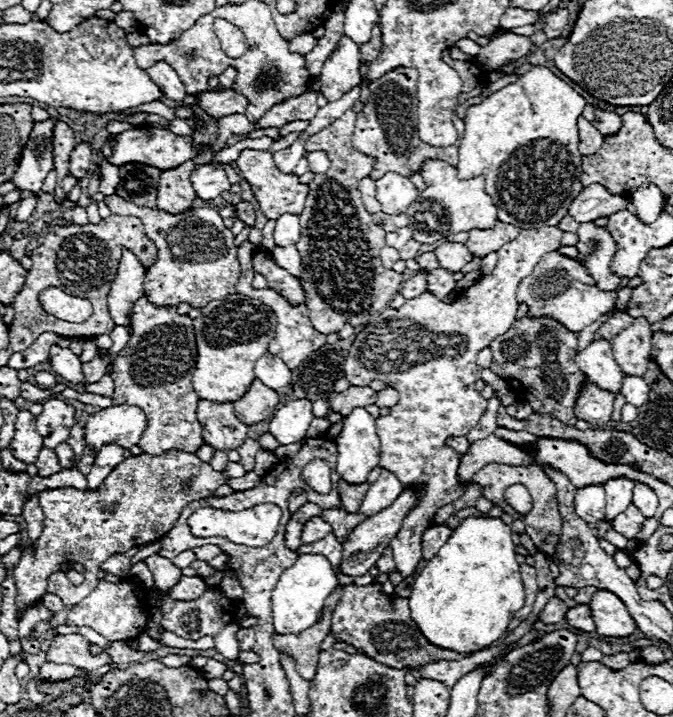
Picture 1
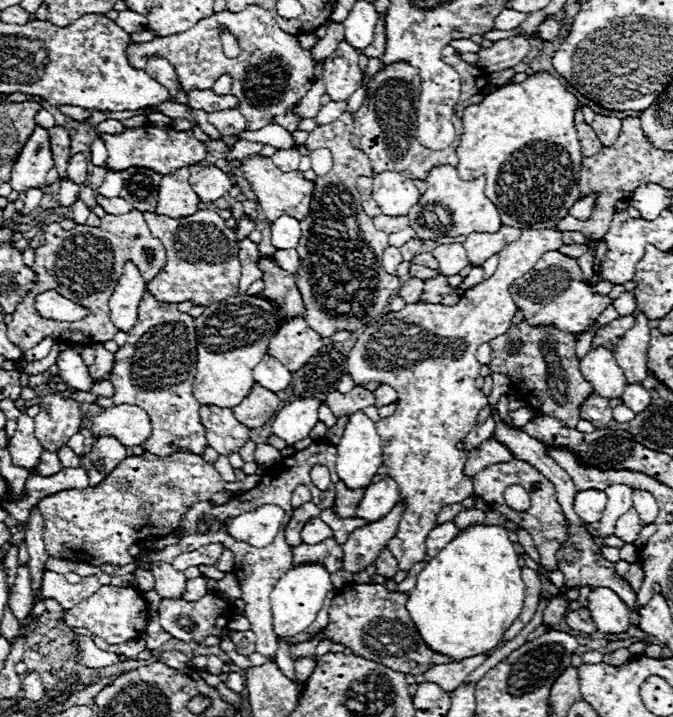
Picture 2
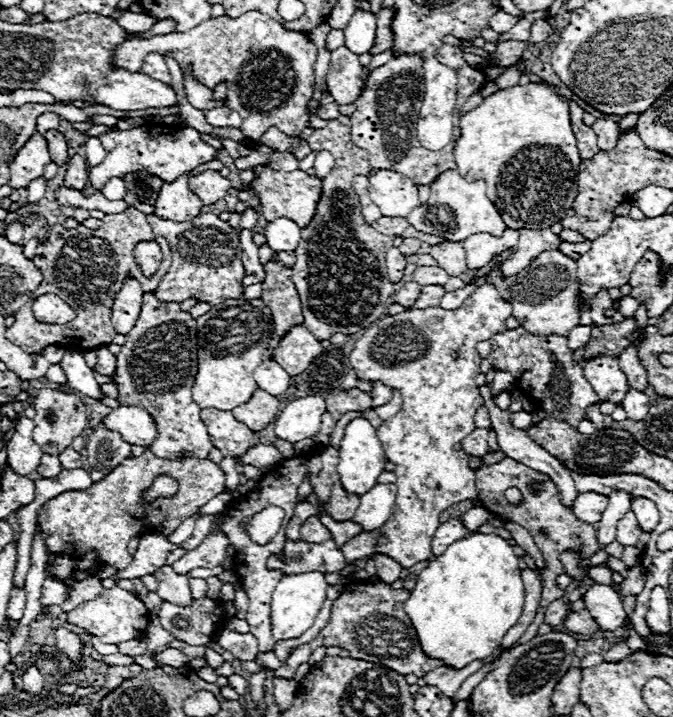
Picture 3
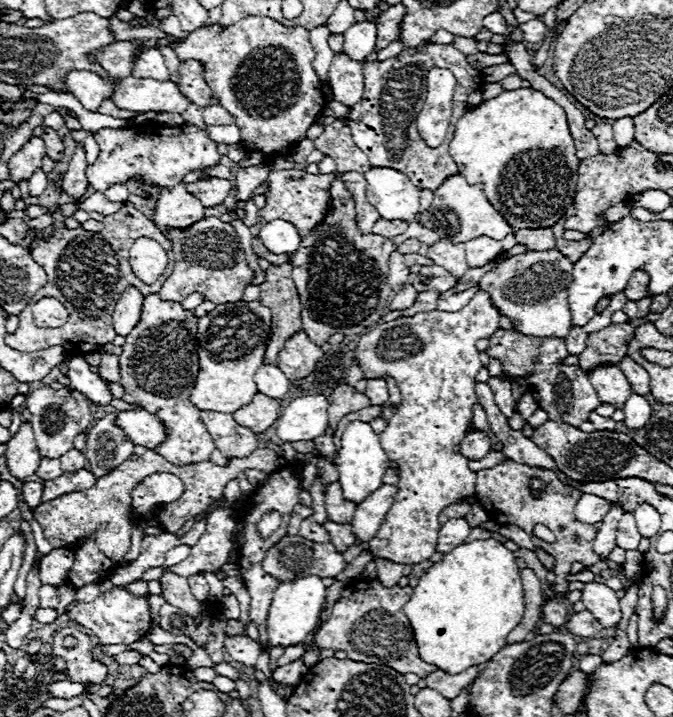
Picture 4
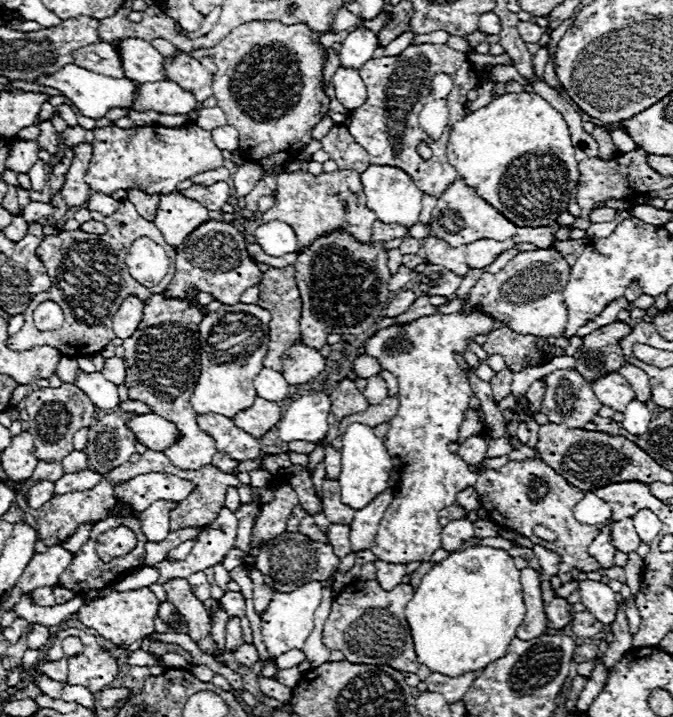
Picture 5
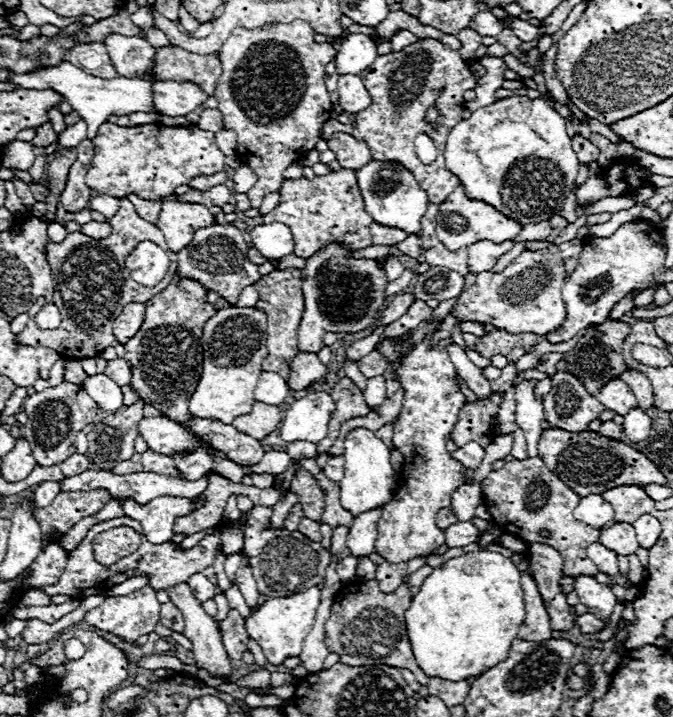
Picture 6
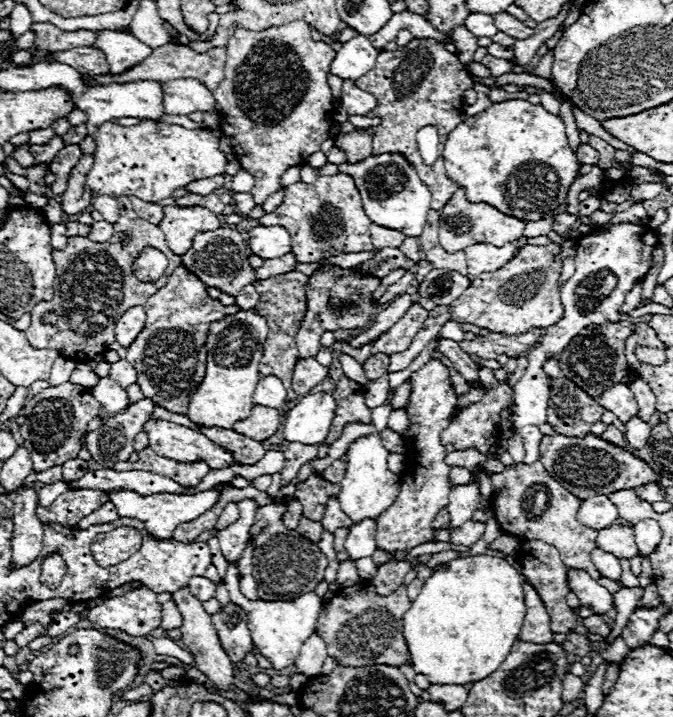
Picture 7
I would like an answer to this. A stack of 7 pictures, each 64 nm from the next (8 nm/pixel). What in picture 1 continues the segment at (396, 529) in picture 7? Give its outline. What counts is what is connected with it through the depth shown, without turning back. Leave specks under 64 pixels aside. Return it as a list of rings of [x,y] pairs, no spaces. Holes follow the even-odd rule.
[[[556,226],[522,230],[514,242],[498,250],[498,264],[492,274],[460,290],[454,304],[446,304],[424,292],[420,298],[412,298],[400,308],[386,308],[372,320],[374,324],[370,322],[358,332],[348,352],[344,372],[352,386],[382,380],[400,394],[390,414],[376,420],[380,434],[380,466],[396,474],[404,490],[424,484],[424,496],[408,512],[400,532],[390,542],[396,568],[404,578],[422,562],[422,534],[428,526],[434,526],[436,512],[458,500],[470,486],[470,482],[458,482],[462,454],[446,446],[446,440],[450,436],[466,436],[488,406],[488,400],[474,390],[474,382],[480,380],[476,354],[496,336],[508,332],[516,322],[516,288],[520,280],[534,270],[536,262],[546,252],[558,250],[560,240],[562,230]],[[424,332],[434,340],[424,340]]]

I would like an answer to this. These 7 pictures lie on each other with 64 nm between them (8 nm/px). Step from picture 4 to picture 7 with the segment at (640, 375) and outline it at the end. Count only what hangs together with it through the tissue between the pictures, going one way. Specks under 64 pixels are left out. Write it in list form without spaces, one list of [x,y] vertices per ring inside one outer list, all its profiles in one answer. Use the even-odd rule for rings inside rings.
[[[638,378],[632,386],[630,386],[636,402],[638,402],[638,408],[640,408],[640,418],[644,418],[644,422],[650,420],[650,416],[656,412],[656,396],[654,392],[650,390],[650,386],[646,386],[642,382],[642,378]]]

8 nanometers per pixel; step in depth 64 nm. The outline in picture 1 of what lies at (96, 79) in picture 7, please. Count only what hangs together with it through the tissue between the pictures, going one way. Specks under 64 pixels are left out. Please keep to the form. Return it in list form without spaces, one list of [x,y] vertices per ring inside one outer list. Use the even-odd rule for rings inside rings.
[[[210,90],[210,92],[196,94],[196,106],[202,108],[212,118],[220,118],[226,114],[236,114],[236,112],[242,114],[248,106],[248,100],[244,100],[234,90],[228,90],[228,92]]]

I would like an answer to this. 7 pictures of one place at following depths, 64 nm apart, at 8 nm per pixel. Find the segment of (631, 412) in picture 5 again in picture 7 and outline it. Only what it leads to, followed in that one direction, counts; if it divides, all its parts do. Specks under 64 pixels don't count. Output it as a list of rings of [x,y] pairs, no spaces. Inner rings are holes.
[[[636,416],[636,418],[632,418],[632,422],[626,424],[624,436],[626,436],[632,450],[640,450],[646,446],[646,442],[650,438],[650,426]]]

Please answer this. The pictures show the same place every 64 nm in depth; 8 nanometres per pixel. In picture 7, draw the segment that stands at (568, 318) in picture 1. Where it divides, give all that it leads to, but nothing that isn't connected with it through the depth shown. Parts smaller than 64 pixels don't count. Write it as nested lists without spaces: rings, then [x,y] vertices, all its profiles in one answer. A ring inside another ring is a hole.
[[[526,246],[524,250],[518,252],[518,256],[508,262],[508,266],[502,266],[500,270],[492,274],[480,274],[480,278],[472,278],[468,290],[452,302],[450,308],[450,318],[454,322],[462,324],[474,324],[478,328],[488,328],[490,332],[502,332],[502,334],[522,334],[530,330],[532,326],[536,328],[546,328],[556,324],[562,314],[562,302],[560,302],[560,290],[558,290],[558,278],[562,270],[562,260],[560,256],[554,256],[546,246]]]

